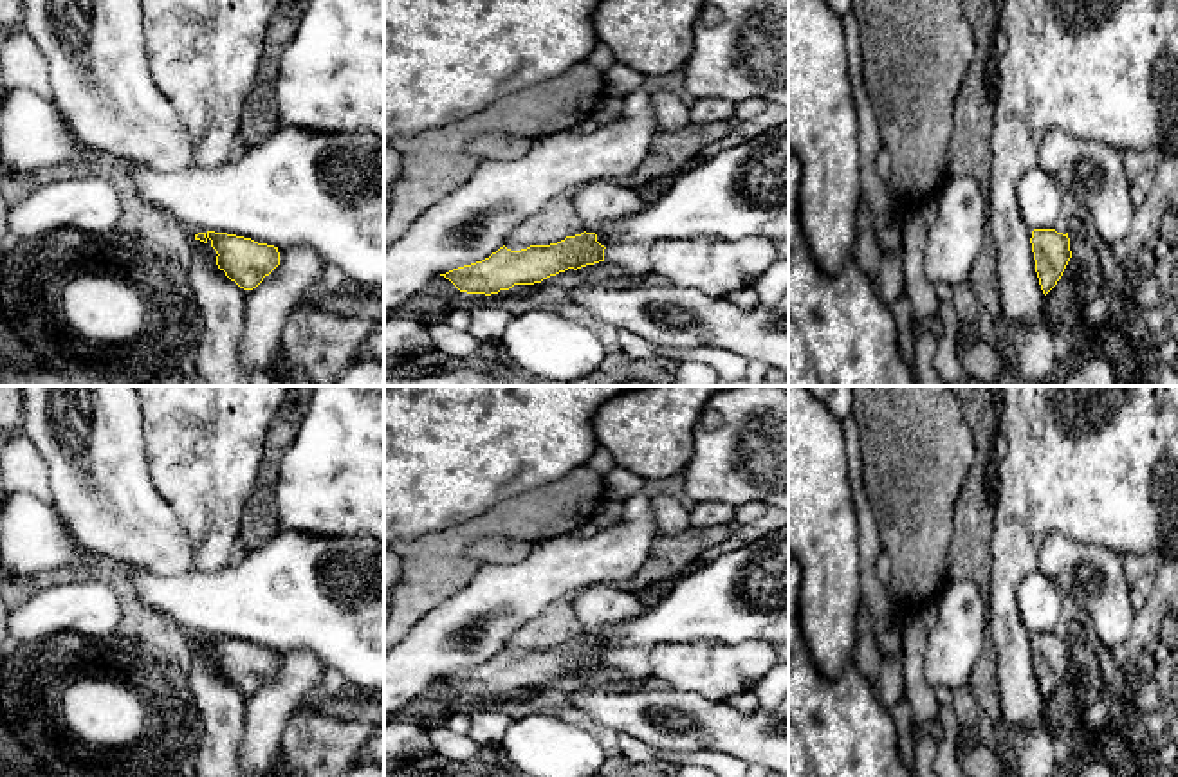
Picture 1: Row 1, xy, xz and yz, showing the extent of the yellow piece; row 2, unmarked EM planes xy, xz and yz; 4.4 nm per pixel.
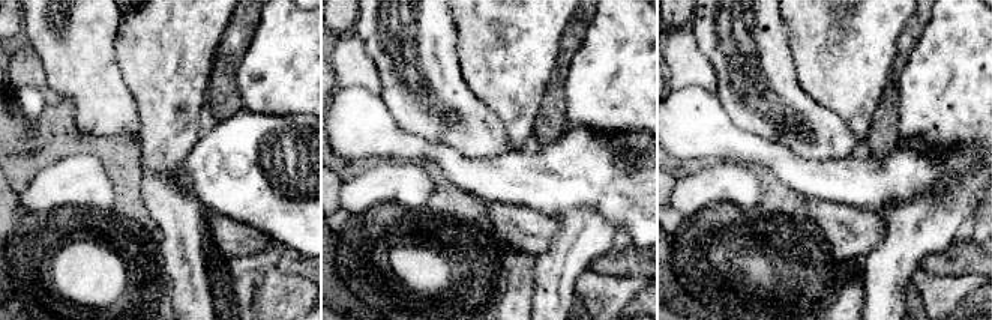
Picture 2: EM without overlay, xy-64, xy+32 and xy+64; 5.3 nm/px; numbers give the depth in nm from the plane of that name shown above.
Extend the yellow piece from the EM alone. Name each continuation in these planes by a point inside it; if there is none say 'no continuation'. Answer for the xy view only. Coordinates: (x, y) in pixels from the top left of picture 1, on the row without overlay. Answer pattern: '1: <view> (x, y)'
no continuation

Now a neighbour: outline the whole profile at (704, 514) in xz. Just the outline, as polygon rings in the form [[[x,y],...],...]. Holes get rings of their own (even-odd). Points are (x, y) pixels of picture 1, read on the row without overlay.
[[[696,503],[689,512],[691,526],[729,525],[736,508],[725,503]]]

